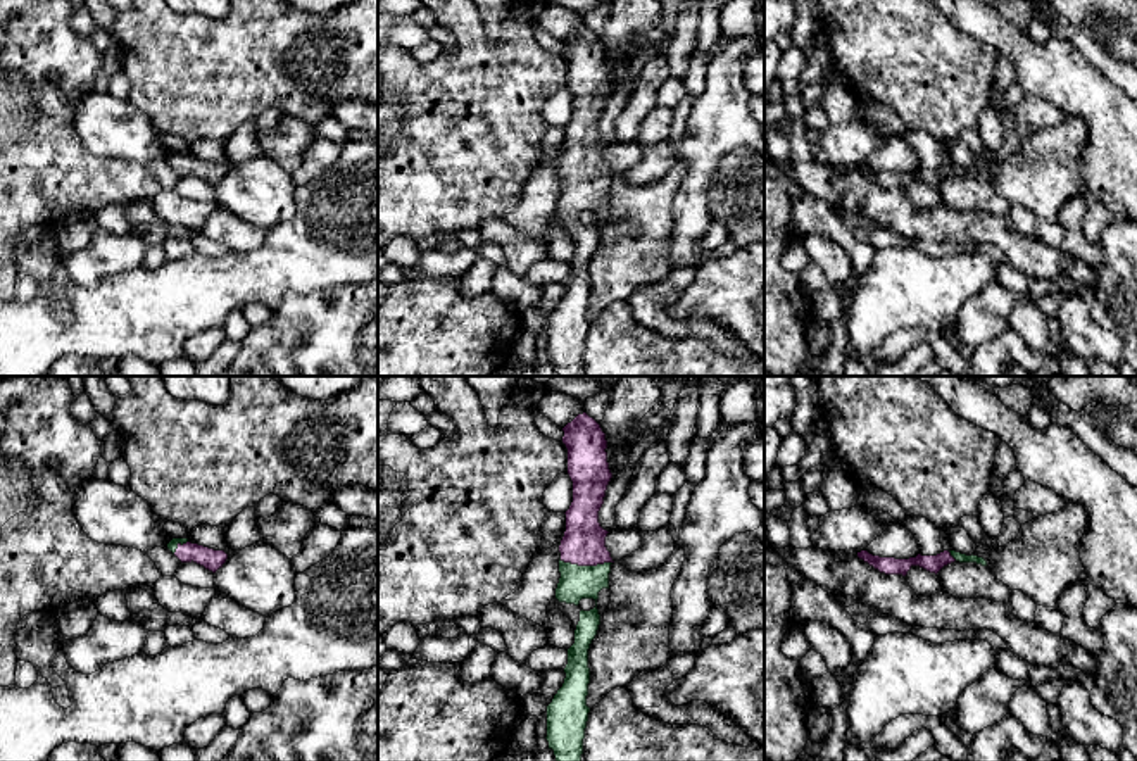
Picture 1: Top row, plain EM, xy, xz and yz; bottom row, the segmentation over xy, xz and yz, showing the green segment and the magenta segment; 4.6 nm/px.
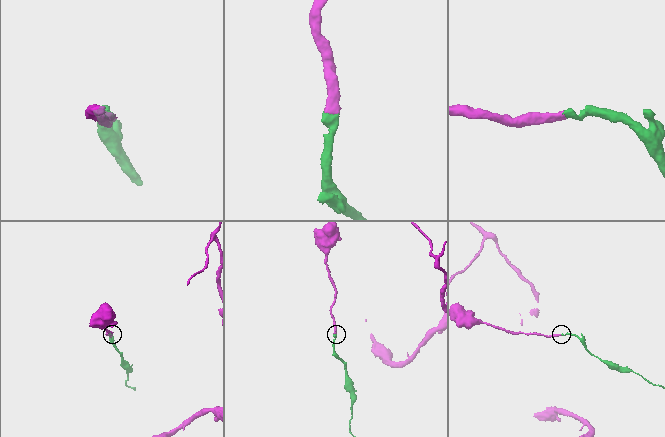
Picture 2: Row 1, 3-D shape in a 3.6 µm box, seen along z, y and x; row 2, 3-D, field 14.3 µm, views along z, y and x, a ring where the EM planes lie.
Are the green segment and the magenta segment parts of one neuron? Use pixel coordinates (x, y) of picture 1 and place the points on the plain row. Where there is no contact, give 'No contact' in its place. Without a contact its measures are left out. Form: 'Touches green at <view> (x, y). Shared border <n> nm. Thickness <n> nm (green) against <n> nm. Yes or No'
Touches green at xz (585, 180). Shared border 240 nm. Thickness 160 nm (green) against 200 nm. Yes

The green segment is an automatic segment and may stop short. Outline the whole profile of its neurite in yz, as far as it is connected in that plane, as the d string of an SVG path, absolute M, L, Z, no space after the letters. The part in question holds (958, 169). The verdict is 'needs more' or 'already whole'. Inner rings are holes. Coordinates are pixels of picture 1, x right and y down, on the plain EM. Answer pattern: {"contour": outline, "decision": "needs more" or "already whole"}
{"contour": "M861 164L857 166L857 171L863 173L864 176L868 176L870 179L873 179L875 183L878 183L880 186L885 188L902 188L906 190L908 185L913 179L920 179L930 186L939 186L944 179L959 174L959 176L977 176L982 179L987 179L987 174L983 171L978 169L966 169L956 164L944 164L937 169L921 169L918 167L916 171L909 171L909 173L895 173L895 171L880 171L880 169L873 169L868 164Z", "decision": "needs more"}

